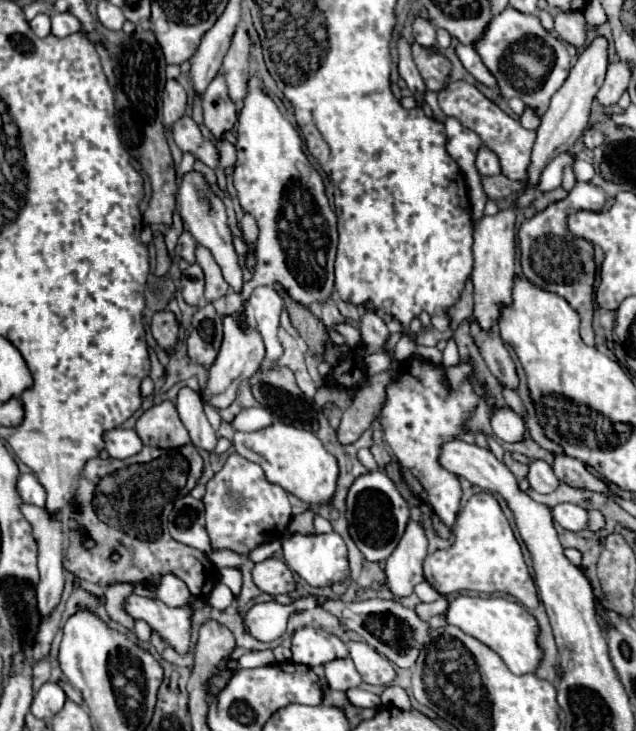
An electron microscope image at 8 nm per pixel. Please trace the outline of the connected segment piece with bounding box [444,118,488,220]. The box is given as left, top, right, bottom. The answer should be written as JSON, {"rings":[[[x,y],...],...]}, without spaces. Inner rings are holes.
{"rings":[[[448,118],[446,122],[446,150],[456,160],[460,170],[464,172],[466,184],[470,188],[470,202],[472,202],[472,218],[478,220],[484,216],[484,204],[488,200],[484,188],[482,188],[482,176],[478,174],[474,160],[482,146],[482,140],[472,130],[466,130],[456,118]]]}

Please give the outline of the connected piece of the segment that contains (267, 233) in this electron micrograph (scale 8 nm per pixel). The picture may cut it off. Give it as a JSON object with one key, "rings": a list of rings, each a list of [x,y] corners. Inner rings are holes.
{"rings":[[[250,76],[248,80],[248,94],[238,114],[236,148],[226,139],[216,140],[204,124],[200,130],[219,150],[220,166],[215,170],[218,186],[226,190],[224,170],[234,165],[232,178],[240,206],[254,216],[258,226],[256,274],[250,281],[244,281],[240,294],[228,290],[222,316],[238,312],[256,287],[272,286],[272,282],[282,284],[284,290],[304,306],[328,300],[334,292],[336,214],[326,198],[322,176],[302,150],[300,134],[264,92],[262,80],[258,76]]]}

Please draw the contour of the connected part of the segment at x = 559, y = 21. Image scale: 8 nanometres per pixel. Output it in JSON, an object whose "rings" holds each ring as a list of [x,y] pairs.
{"rings":[[[556,12],[554,30],[558,38],[580,48],[586,42],[586,20],[582,12]]]}

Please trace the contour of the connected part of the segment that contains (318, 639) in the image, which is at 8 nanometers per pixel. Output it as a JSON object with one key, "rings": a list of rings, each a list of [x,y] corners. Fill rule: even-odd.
{"rings":[[[298,628],[292,636],[292,660],[298,664],[314,668],[346,656],[346,644],[338,636],[326,634],[322,628]]]}

